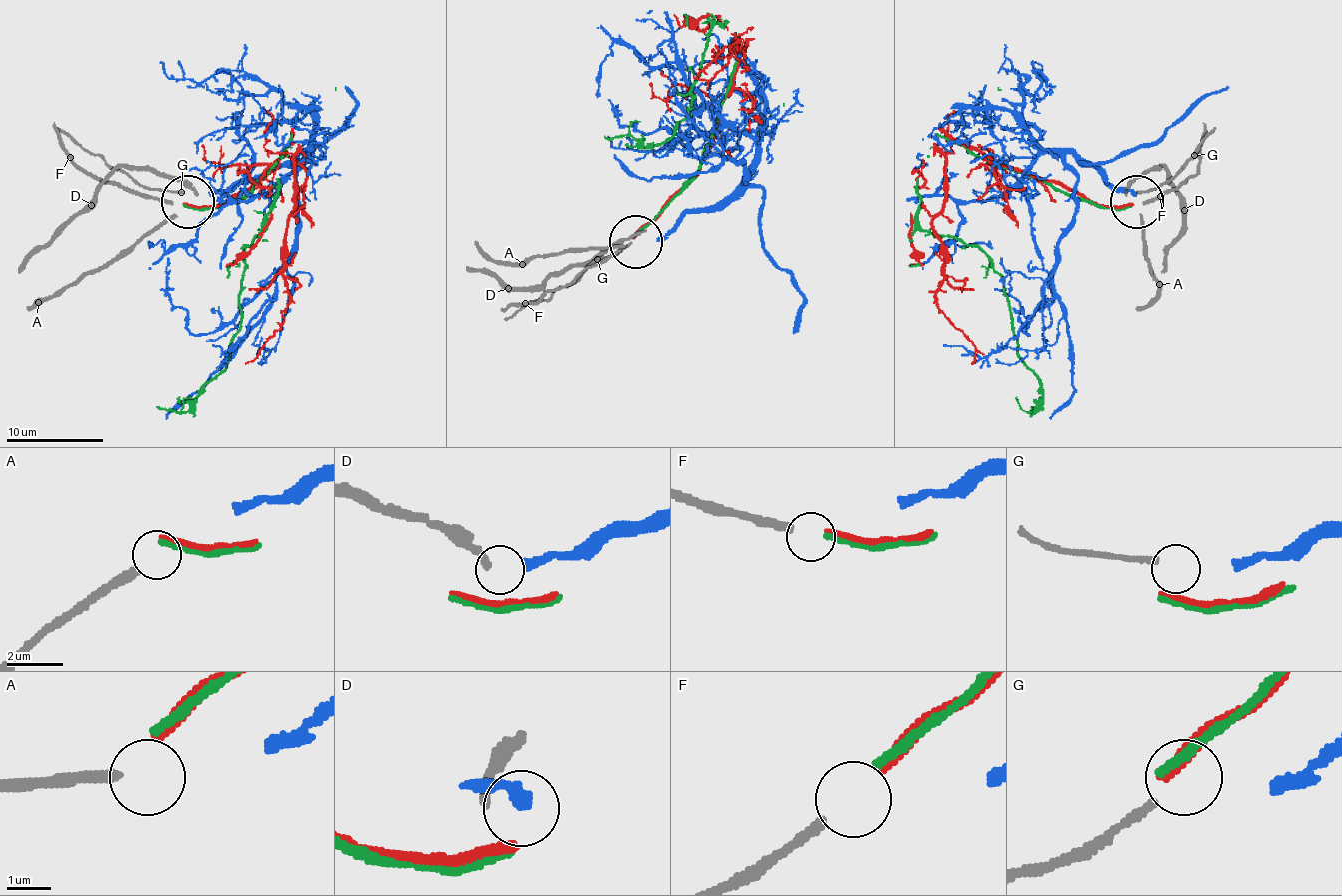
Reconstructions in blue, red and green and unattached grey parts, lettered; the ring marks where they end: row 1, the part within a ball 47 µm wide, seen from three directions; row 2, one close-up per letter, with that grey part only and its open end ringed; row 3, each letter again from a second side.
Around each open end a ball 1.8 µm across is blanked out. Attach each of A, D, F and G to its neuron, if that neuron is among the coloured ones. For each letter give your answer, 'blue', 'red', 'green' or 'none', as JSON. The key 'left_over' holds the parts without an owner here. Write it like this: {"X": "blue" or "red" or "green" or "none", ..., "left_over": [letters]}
{"A": "none", "D": "blue", "F": "red", "G": "none", "left_over": ["A", "G"]}

